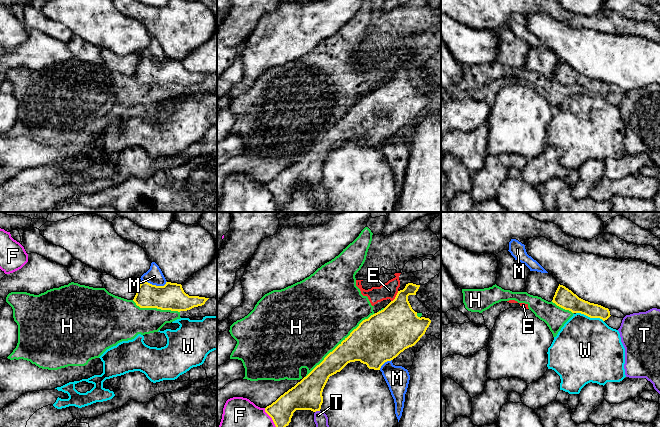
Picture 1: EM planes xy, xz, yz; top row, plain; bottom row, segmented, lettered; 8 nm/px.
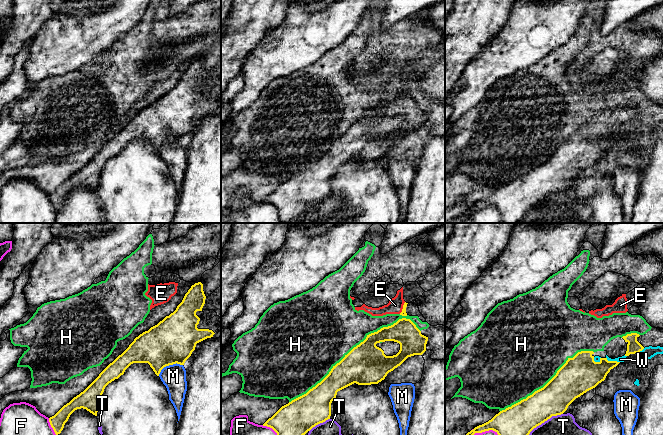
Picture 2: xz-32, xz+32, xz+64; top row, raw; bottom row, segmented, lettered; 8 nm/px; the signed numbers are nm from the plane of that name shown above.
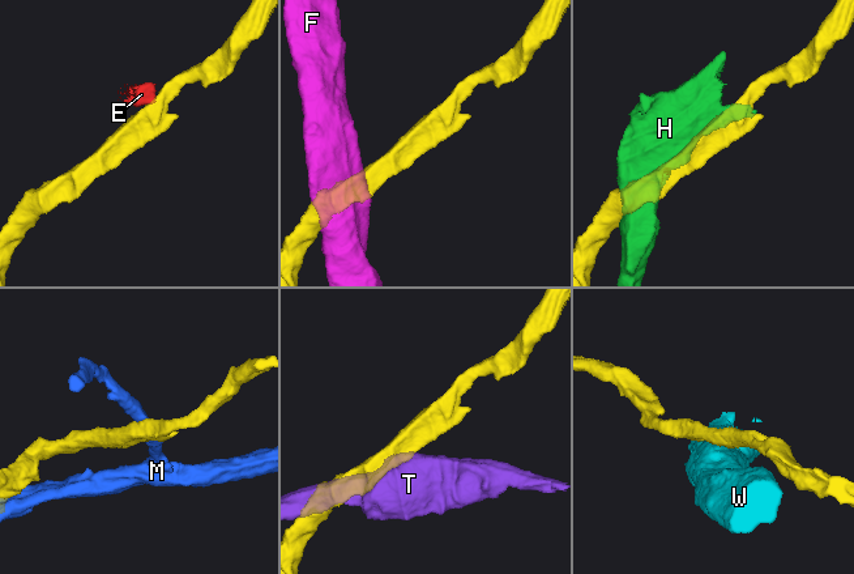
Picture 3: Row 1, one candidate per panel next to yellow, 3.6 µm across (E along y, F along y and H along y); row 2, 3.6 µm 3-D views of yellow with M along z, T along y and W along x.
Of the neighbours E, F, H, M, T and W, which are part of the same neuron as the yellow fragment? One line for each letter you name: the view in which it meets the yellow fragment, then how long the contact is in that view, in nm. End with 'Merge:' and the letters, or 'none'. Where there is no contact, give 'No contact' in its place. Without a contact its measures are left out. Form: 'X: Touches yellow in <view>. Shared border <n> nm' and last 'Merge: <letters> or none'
Merge: none

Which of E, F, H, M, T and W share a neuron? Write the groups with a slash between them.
E H / F / M / T / W

